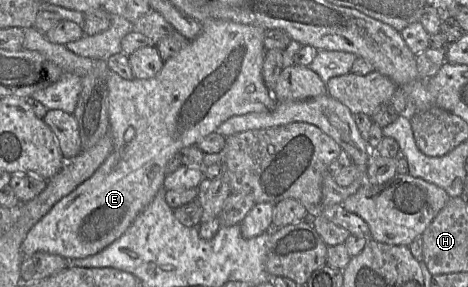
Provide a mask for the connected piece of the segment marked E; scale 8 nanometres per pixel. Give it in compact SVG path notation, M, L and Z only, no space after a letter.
M212 19L199 23L202 24L199 35L166 60L155 77L130 80L119 77L103 59L79 56L68 50L65 44L49 41L44 33L34 27L24 29L23 48L40 52L64 71L76 73L81 77L90 71L106 72L109 91L109 134L113 140L113 150L90 178L59 200L30 229L21 245L23 256L46 252L71 260L86 258L102 251L129 228L163 187L166 166L178 151L196 145L233 116L268 112L276 107L278 102L265 85L262 76L266 54L263 40L267 30L230 20Z

